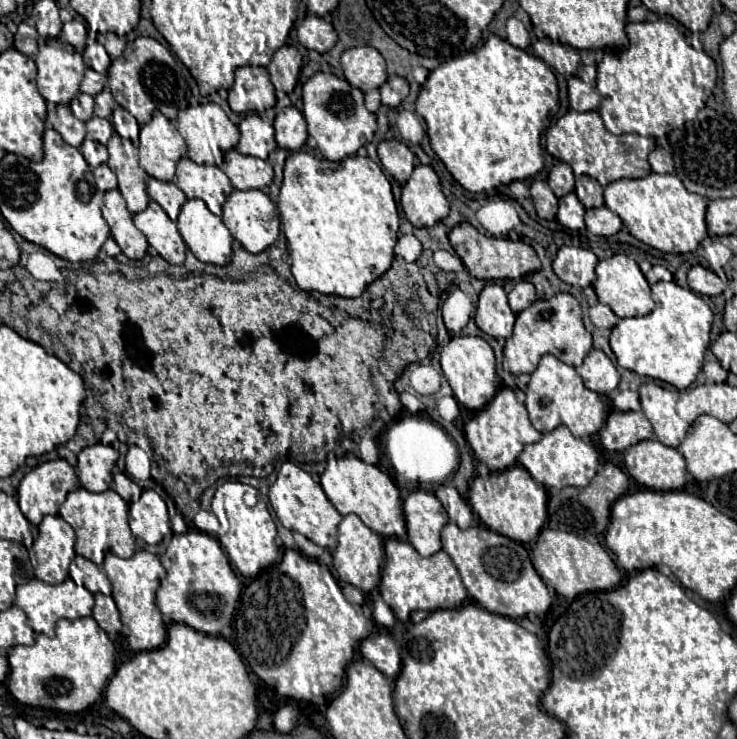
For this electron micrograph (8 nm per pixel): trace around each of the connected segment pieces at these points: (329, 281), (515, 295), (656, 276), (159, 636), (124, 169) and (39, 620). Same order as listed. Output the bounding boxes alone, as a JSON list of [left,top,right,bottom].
[[277,152,399,298],[507,280,537,314],[647,266,673,284],[103,550,167,650],[107,134,149,214],[15,578,95,636]]

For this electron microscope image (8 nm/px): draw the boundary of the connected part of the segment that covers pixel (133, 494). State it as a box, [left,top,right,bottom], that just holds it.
[113,472,141,502]

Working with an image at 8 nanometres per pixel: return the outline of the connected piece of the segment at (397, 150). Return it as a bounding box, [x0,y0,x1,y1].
[377,140,415,184]

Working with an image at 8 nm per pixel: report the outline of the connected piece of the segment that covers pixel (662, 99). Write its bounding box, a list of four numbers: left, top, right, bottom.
[597,20,717,148]

